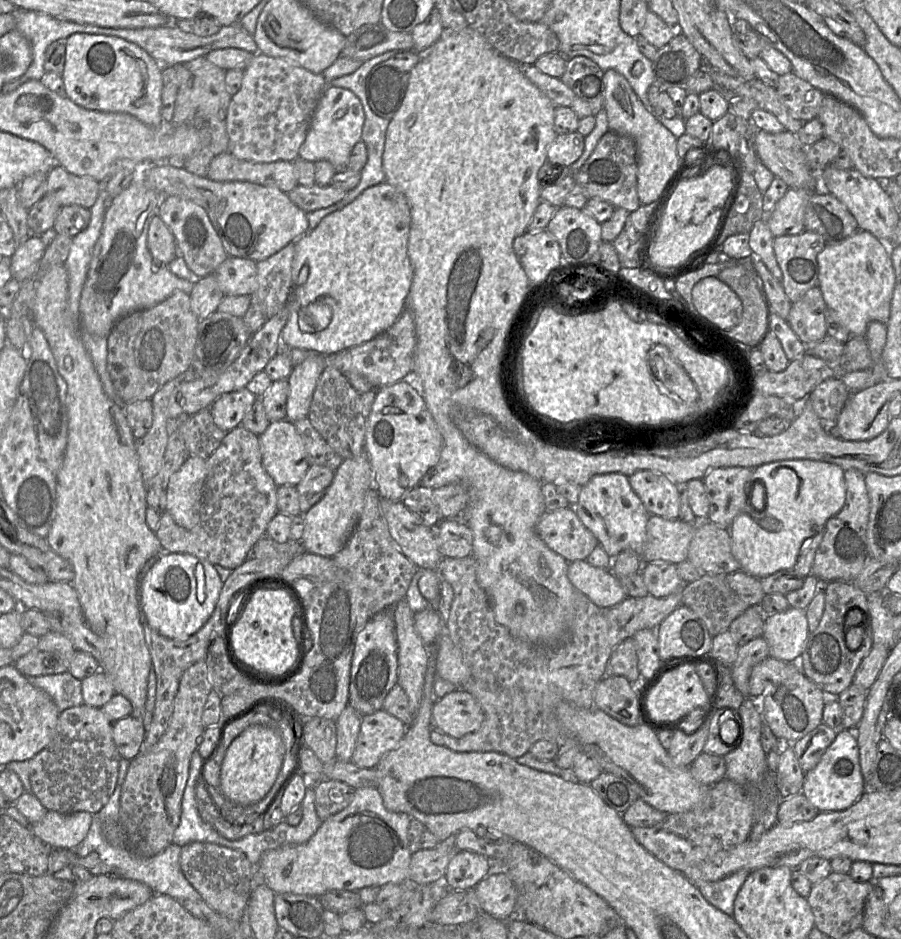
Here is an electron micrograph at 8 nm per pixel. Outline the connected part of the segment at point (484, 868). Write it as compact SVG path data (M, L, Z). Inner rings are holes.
M456 850L442 881L448 889L467 890L483 880L489 869L489 860L486 857L467 850Z

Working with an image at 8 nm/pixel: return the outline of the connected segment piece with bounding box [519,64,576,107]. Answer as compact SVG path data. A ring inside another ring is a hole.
M519 64L519 67L523 74L556 106L571 107L576 95L560 78L542 73L534 64Z

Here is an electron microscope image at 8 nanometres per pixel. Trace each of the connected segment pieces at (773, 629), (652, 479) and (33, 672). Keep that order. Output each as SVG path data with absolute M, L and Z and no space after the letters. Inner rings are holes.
M789 607L786 611L765 615L762 637L769 647L769 657L798 662L809 636L806 611Z
M643 470L628 477L633 491L642 501L649 515L665 519L679 519L679 485L668 476Z
M49 631L39 637L36 647L13 664L26 677L59 674L68 671L75 652L64 634Z

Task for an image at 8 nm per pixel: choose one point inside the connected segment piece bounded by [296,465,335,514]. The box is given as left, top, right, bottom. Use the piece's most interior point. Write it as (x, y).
(313, 486)

